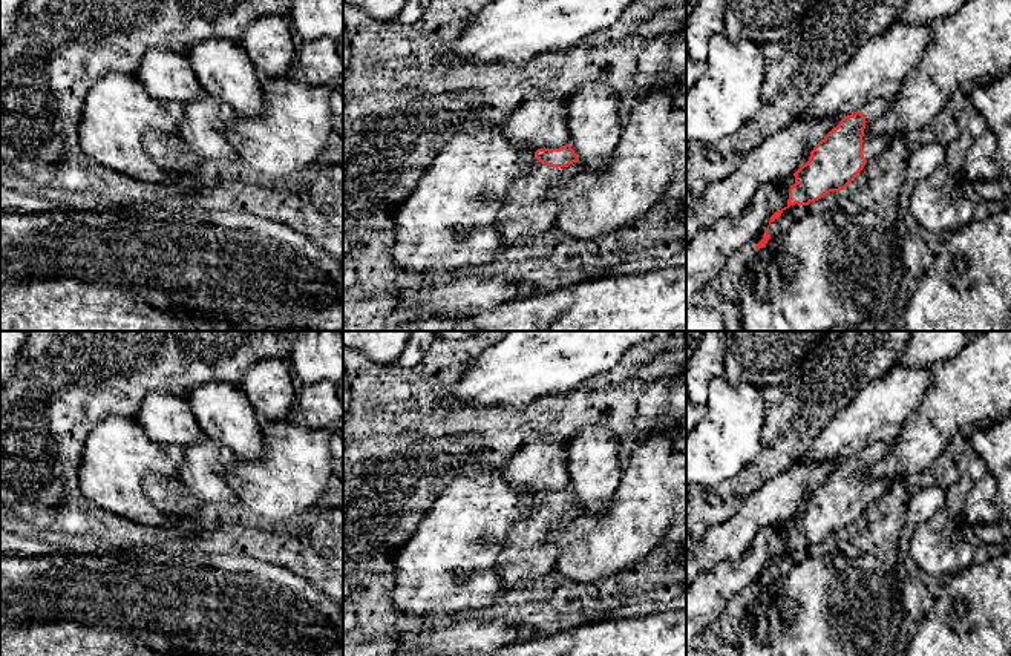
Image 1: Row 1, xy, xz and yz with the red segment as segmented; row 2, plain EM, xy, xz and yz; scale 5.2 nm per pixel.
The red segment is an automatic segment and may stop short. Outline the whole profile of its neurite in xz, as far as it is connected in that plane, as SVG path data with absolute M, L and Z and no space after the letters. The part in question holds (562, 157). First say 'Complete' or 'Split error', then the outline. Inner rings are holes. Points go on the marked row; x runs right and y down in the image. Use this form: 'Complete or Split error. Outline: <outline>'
Split error. Outline: M570 144L538 149L528 172L513 185L501 210L502 244L532 238L553 227L559 213L556 193L579 170L579 156Z

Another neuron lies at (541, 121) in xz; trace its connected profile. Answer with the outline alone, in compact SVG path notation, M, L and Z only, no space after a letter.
M541 92L524 97L502 126L506 138L533 152L568 144L568 100Z

